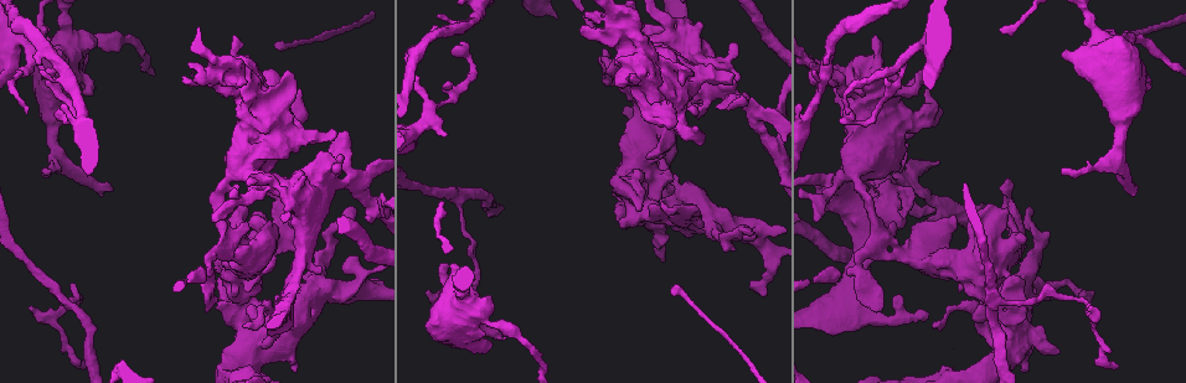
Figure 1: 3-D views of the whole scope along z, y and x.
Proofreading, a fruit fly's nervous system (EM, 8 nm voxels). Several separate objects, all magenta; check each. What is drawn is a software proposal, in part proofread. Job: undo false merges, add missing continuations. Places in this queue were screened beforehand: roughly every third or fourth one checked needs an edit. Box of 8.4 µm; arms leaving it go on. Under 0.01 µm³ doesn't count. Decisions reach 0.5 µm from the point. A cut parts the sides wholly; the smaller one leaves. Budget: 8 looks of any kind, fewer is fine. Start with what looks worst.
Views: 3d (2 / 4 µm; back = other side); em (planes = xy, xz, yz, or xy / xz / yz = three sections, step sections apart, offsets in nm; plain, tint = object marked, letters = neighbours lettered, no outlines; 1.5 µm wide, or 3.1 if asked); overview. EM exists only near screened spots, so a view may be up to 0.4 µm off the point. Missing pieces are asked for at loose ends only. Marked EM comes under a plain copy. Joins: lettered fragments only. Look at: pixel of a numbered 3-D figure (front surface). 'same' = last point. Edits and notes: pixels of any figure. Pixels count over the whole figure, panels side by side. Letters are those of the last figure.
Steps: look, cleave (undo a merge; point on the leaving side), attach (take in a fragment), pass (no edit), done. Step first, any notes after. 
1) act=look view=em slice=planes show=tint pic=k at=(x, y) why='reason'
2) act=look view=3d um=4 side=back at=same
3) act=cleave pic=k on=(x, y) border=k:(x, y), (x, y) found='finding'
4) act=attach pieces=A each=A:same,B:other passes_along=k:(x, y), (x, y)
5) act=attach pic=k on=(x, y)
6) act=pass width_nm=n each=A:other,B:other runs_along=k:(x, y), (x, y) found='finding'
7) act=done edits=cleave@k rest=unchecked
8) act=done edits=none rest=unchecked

act=look view=3d um=2 pic=1 at=(616, 219) why='free end'

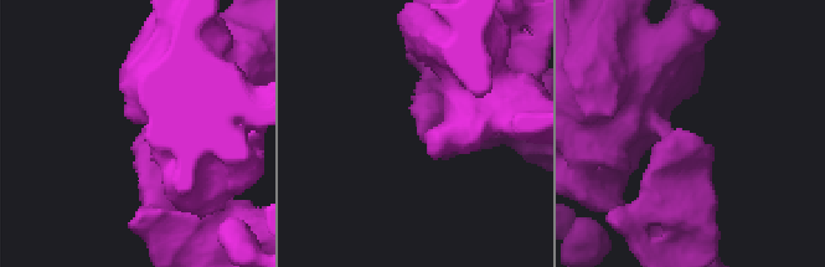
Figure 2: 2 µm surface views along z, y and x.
act=look view=em slice=planes show=letters pic=2 at=(701, 143) why='need the tissue'

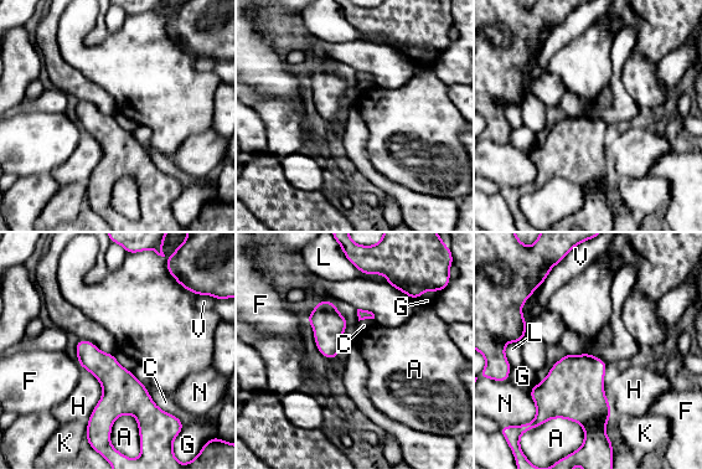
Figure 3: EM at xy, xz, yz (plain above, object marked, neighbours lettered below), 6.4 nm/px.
act=pass each=A:other,C:other,F:other,G:other,H:other,K:other,L:other,N:other,V:other border=3:(76, 360), (82, 367) found='no lettered fragment goes on from it'

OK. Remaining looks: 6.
act=look view=em slice=yz step=4 show=letters pic=1 at=(446, 263)

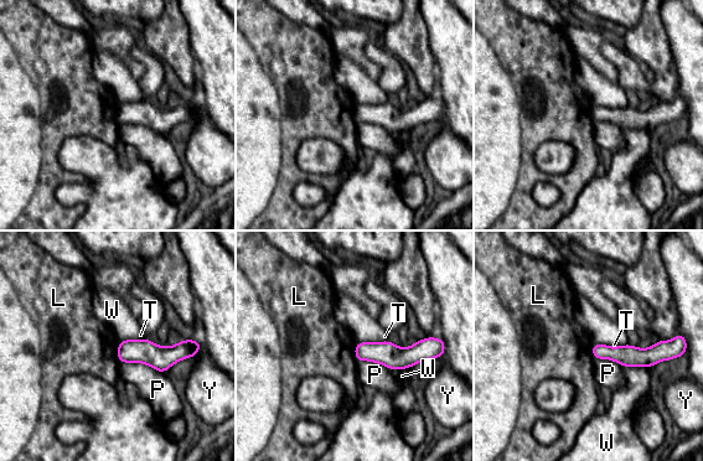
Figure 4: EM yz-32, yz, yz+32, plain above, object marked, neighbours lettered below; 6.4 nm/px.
act=pass width_nm=100 each=L:other,P:other,T:other,W:other,Y:other found='no lettered fragment goes on from it'

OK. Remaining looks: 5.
act=look view=3d um=4 pic=1 at=(487, 349)

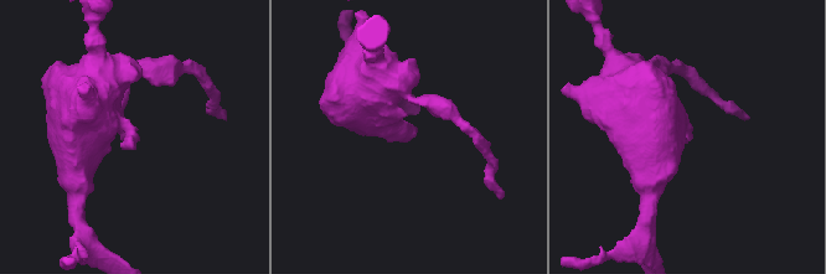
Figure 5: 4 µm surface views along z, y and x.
act=look view=em slice=xz step=4 show=tint pic=5 at=(409, 137) why='now the EM'

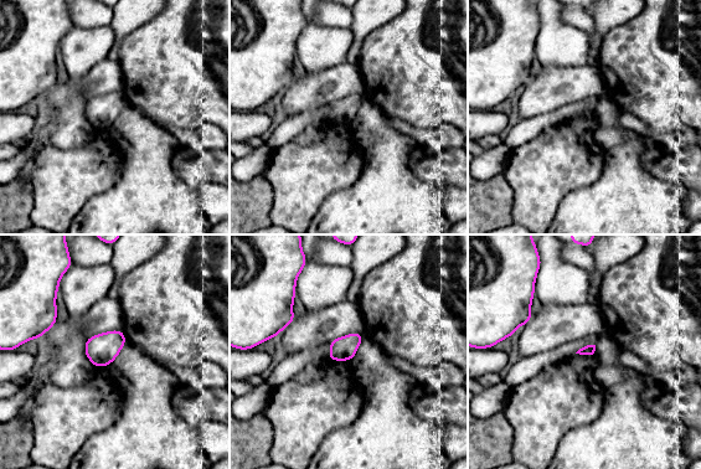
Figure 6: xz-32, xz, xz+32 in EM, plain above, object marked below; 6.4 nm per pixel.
act=look view=em slice=planes show=letters at=same why='another direction'

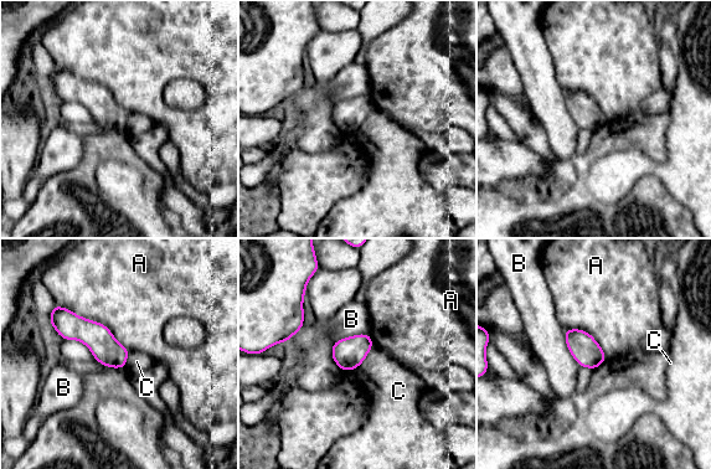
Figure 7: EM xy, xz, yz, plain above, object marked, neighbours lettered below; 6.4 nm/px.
act=pass each=A:other,B:other,C:other runs_along=7:(56, 319), (88, 331), (122, 365) found='none of them fits'

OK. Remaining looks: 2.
act=done edits=none rest=unchecked

